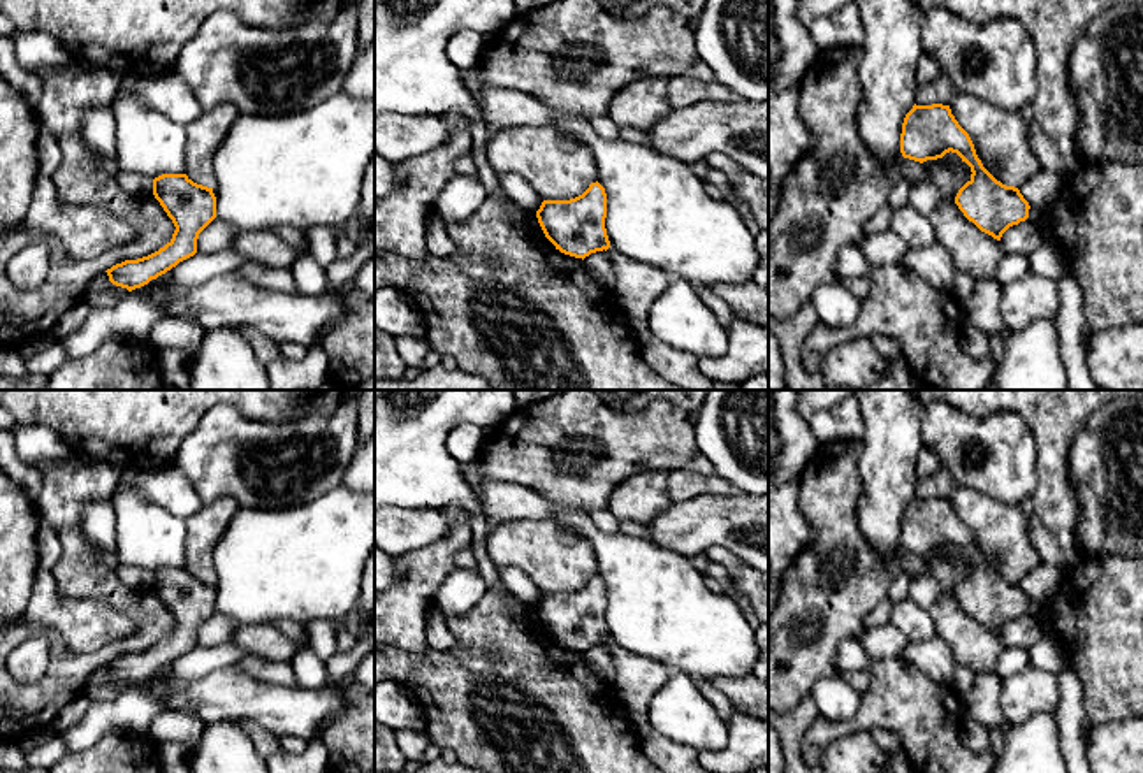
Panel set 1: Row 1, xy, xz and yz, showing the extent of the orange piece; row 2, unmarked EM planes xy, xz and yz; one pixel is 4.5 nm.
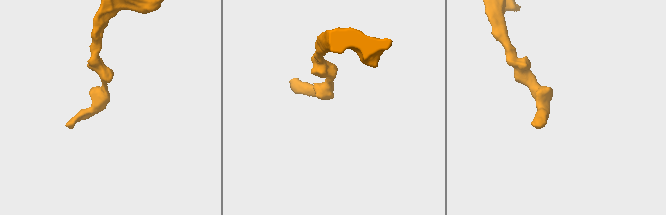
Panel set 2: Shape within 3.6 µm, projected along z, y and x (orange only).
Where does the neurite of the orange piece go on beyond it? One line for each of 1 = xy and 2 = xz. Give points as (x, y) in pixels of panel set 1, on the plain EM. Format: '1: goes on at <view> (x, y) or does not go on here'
1: does not go on here
2: does not go on here

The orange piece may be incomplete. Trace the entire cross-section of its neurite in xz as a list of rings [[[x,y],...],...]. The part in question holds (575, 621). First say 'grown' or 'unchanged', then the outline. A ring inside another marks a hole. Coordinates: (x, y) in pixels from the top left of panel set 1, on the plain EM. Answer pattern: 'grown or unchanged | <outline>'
unchanged | [[[598,574],[575,592],[543,594],[536,611],[545,631],[564,648],[584,654],[610,641],[605,622],[607,587]]]

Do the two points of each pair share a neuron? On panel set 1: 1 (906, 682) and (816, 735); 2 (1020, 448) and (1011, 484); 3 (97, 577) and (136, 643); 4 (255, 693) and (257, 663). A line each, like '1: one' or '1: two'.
1: one
2: one
3: one
4: two

